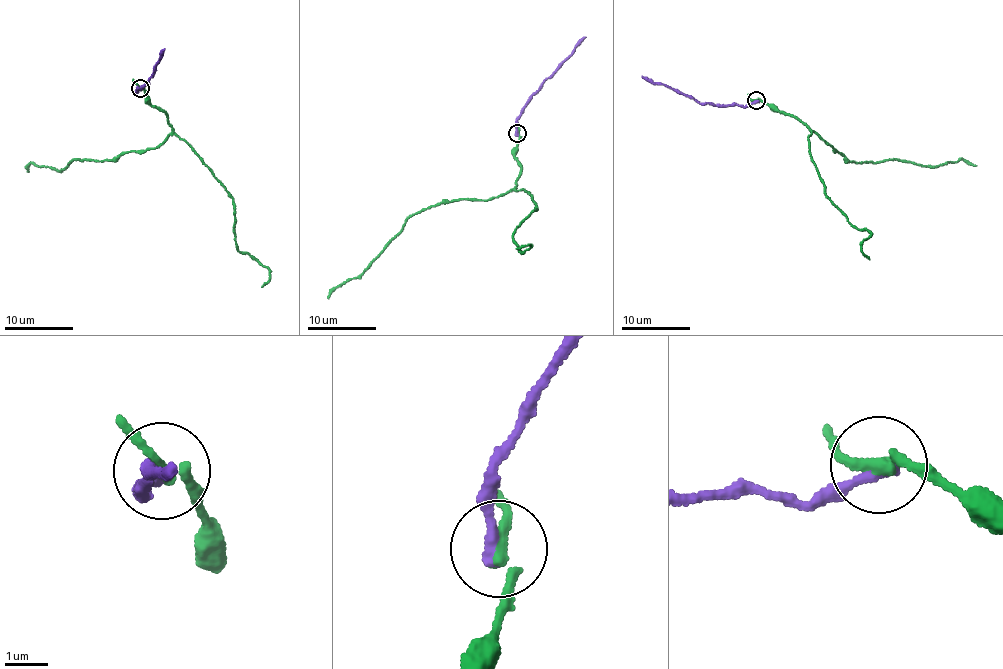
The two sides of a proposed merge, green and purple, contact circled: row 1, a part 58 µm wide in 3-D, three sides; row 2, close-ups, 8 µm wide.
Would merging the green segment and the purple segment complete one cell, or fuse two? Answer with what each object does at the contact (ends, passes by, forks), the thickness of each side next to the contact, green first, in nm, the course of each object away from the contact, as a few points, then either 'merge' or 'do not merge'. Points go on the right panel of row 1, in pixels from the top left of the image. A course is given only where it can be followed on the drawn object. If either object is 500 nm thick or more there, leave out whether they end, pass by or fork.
green passes by; purple ends there; 260 nm thick on the green side, 300 nm on the other; green runs (756, 101), (764, 100), (780, 111), (796, 116), (850, 161), (903, 159), (936, 167), (962, 160), (976, 165); purple runs (756, 101), (741, 106), (698, 103), (642, 76); do not merge

